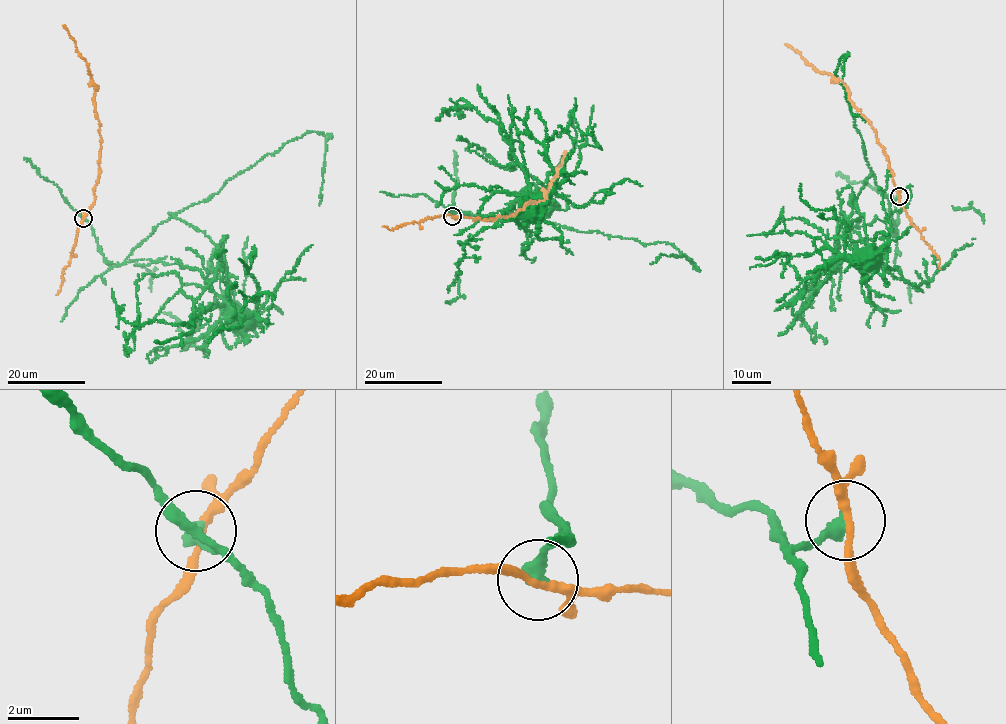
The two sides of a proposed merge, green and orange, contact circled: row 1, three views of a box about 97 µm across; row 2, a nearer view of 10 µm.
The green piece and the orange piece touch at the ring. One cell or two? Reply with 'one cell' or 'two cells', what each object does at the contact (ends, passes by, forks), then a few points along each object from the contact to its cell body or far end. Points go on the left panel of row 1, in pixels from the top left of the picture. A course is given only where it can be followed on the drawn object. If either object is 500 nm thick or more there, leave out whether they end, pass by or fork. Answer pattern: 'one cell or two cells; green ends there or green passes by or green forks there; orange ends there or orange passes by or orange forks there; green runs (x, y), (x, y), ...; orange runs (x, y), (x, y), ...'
two cells; green ends there; orange forks there; green runs (83, 218), (90, 224), (104, 261), (112, 267), (141, 258), (194, 267), (226, 304), (226, 311), (251, 326); orange runs (83, 218), (95, 200), (95, 186), (99, 173), (101, 138), (94, 97), (97, 89), (88, 66), (64, 24)

